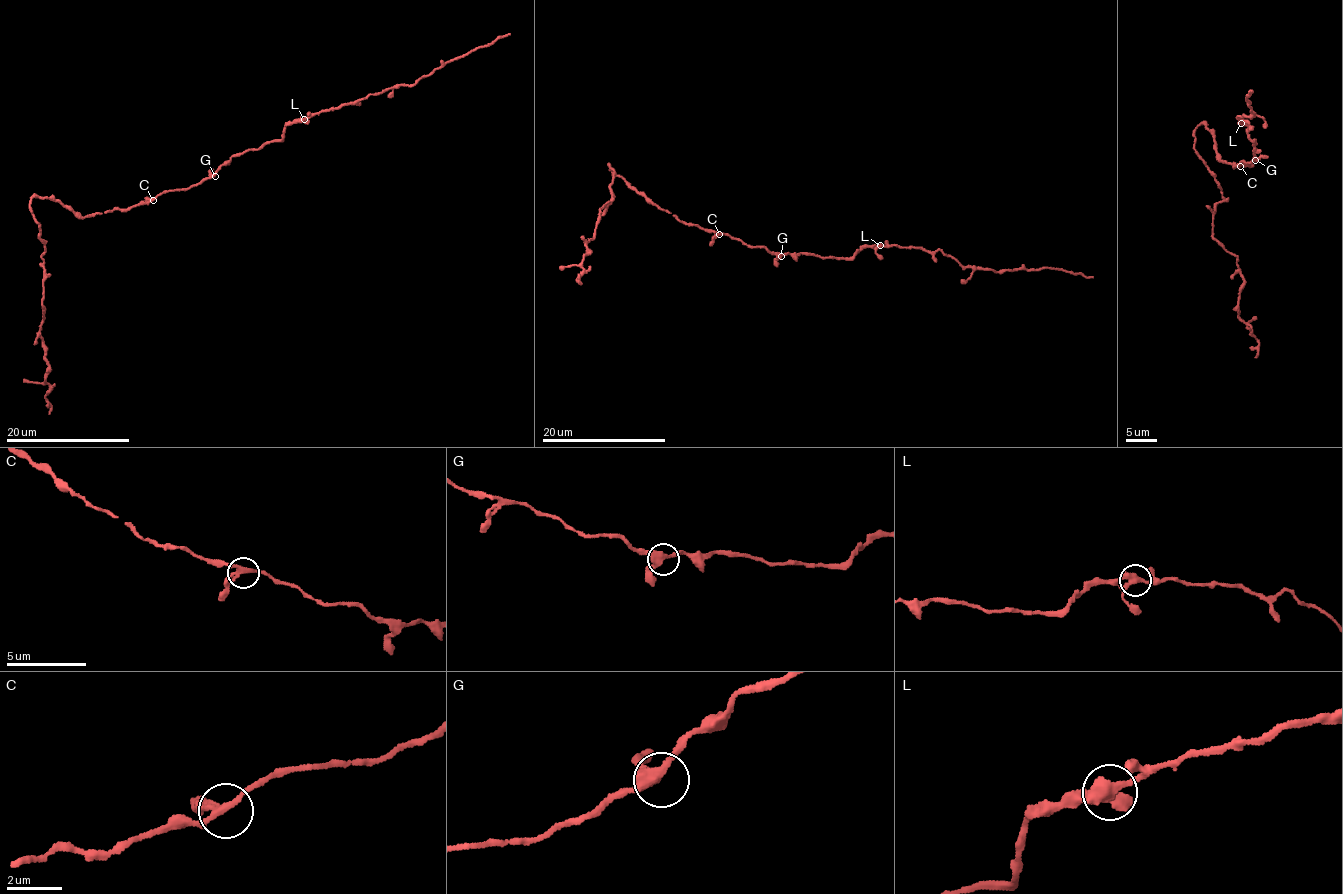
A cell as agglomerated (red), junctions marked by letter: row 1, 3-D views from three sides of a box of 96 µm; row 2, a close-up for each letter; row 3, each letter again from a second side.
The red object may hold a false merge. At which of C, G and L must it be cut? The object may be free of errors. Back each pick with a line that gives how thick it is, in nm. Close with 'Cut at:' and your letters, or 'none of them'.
Cut at: none of them

